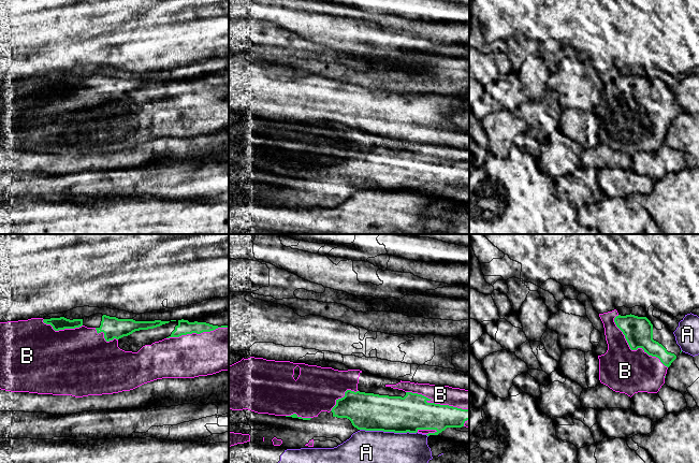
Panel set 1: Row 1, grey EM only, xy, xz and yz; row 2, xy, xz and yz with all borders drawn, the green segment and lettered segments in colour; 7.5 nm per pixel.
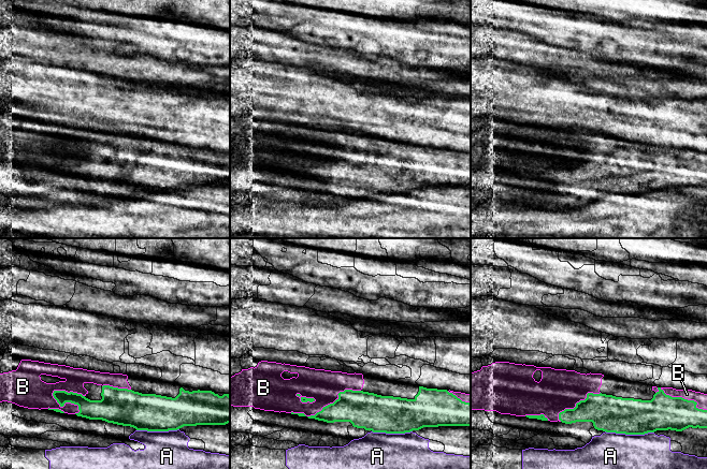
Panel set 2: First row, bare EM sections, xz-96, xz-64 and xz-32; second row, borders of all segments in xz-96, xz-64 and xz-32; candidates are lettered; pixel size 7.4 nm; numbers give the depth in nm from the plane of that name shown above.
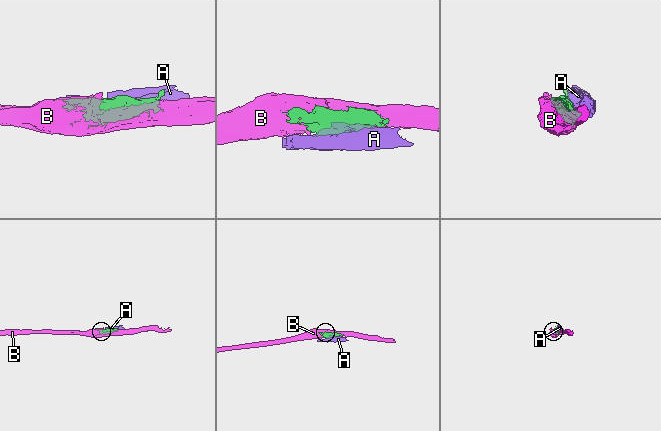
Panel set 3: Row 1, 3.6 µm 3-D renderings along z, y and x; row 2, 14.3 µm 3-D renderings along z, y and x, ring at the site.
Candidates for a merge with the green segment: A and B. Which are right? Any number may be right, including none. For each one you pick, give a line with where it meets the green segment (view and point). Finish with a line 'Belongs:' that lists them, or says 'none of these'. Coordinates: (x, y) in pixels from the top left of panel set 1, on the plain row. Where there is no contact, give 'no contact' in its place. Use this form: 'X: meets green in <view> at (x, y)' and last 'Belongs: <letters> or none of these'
B: meets green in yz at (634, 109)
Belongs: B

